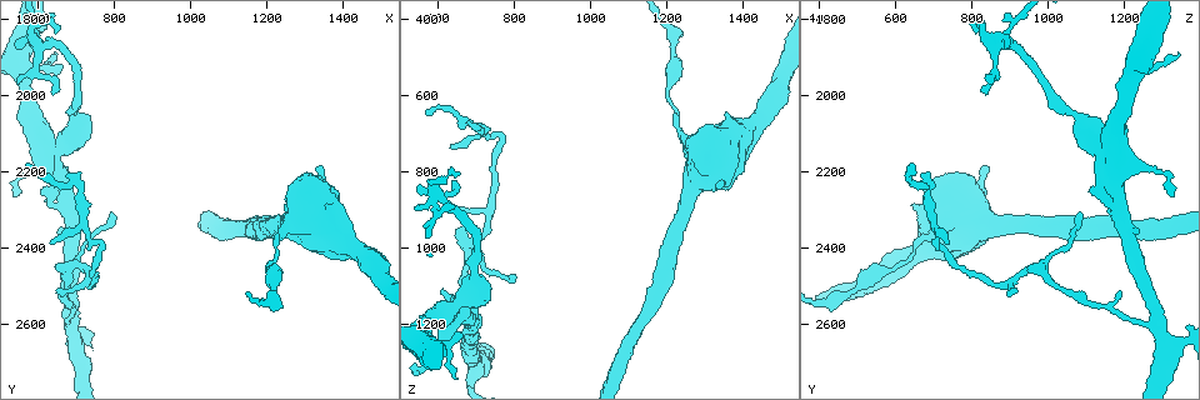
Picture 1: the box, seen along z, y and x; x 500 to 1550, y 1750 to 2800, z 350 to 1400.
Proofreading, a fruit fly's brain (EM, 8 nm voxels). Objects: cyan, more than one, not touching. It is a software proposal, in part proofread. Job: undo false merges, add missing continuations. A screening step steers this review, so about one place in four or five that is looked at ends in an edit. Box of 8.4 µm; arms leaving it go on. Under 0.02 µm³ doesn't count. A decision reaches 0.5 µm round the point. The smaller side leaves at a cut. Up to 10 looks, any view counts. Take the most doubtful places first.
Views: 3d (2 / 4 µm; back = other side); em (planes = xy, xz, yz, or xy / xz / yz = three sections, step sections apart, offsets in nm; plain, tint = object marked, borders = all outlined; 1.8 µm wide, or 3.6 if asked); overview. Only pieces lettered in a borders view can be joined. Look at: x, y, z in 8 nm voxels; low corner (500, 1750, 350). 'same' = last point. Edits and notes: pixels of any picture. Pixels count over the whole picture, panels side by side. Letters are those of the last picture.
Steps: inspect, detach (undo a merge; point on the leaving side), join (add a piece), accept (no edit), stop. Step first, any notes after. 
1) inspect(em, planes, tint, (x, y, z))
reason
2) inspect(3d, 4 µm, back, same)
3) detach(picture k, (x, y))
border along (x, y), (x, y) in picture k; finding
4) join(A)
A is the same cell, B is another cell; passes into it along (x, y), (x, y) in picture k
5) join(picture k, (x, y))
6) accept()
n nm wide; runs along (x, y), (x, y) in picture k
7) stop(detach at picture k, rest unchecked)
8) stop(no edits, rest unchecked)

inspect(em, planes, borders, (680, 2590, 1280))
four or more arms meet

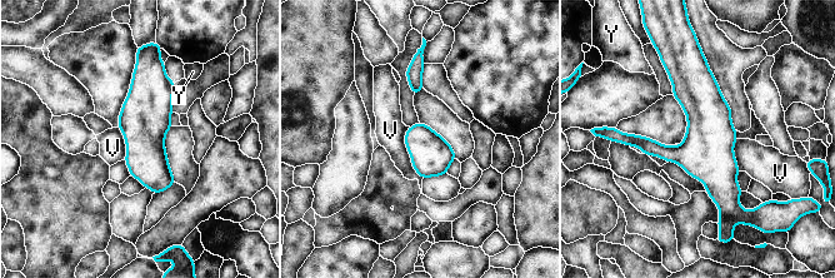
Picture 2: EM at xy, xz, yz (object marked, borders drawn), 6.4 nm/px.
accept()
V and Y are other cells; border along (408, 127), (405, 145), (423, 178) in picture 2; one cell here

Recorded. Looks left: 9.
inspect(em, planes, tint, (610, 1860, 870))
abrupt turn

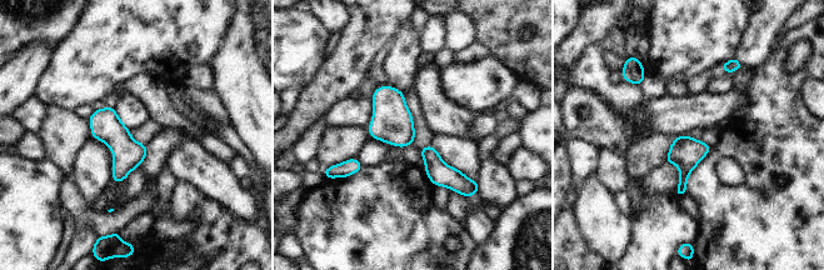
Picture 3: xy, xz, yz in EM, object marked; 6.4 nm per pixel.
inspect(em, planes, borders, same)

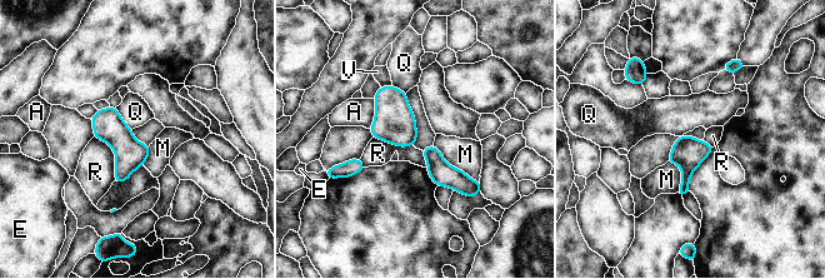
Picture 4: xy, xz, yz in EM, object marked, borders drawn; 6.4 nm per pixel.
accept()
A, E, M, Q, R and V are other cells; border along (115, 108), (131, 129) in picture 4; all the same cell

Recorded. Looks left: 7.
inspect(em, xy, step 4, tint, (620, 2130, 1180))
a fork

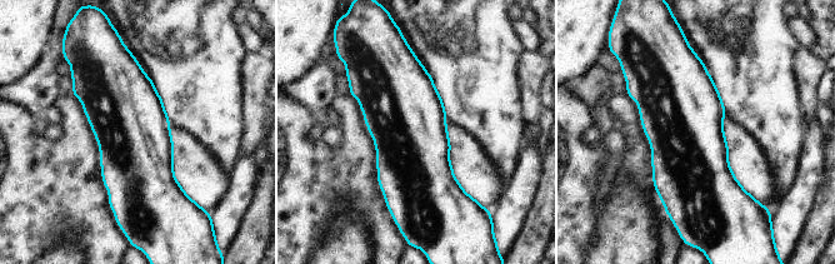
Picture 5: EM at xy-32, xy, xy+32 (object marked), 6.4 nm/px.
inspect(em, planes, tint, same)
another direction

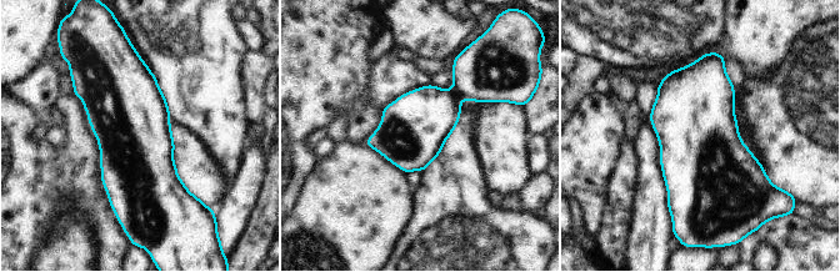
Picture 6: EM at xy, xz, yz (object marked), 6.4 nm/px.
inspect(em, planes, borders, same)
see the neighbours

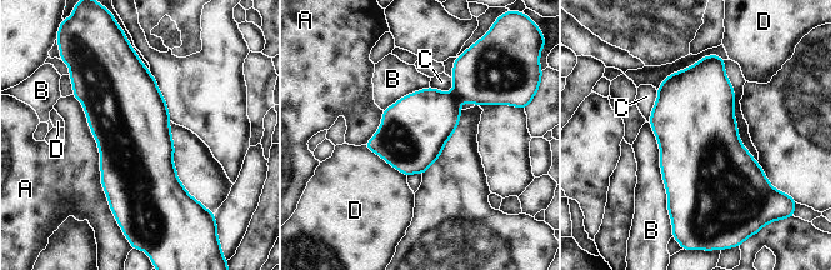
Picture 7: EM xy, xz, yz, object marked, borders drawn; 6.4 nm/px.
detach(picture 7, (487, 73))
440 nm wide; A, B, C and D are other cells; border along (451, 91), (460, 103) in picture 7; a second cell is stuck on

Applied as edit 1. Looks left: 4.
inspect(overview)

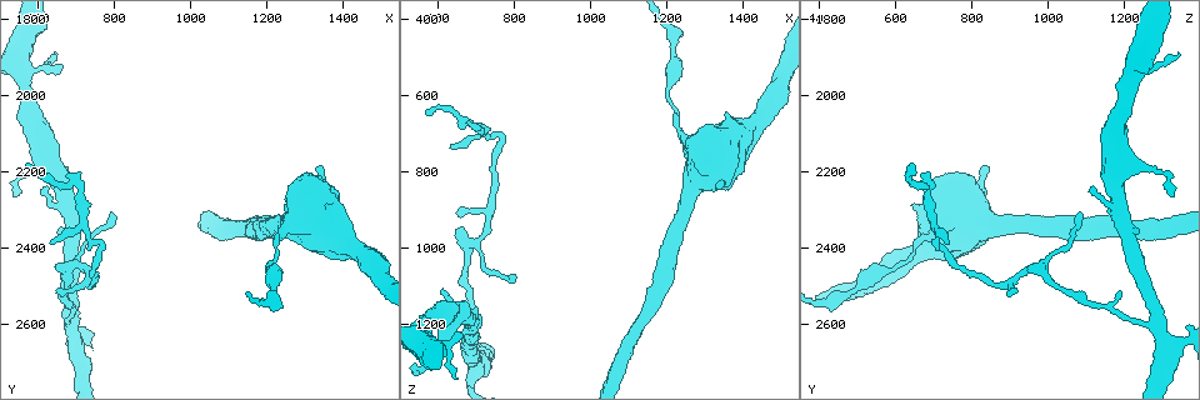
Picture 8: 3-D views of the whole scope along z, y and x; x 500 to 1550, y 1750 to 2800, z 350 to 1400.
inspect(em, planes, borders, (695, 2455, 980))
sharp bend

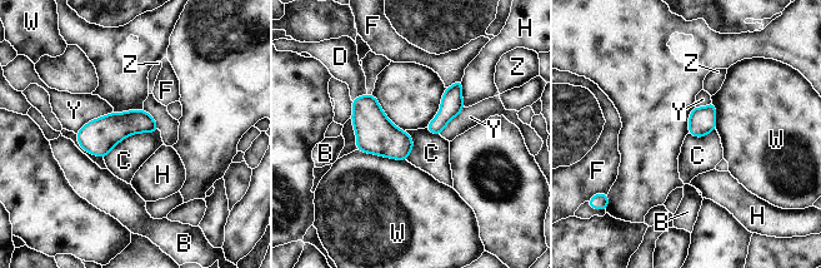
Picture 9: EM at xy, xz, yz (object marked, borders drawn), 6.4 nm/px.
join(D)
180 nm wide; D is the same cell, B, C, F, H, W, Y and Z are other cells; passes into it along (374, 132), (359, 97), (343, 61) in picture 9; the cell continues

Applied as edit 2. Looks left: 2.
stop(detach at picture 7, join at picture 9, rest unchecked)

